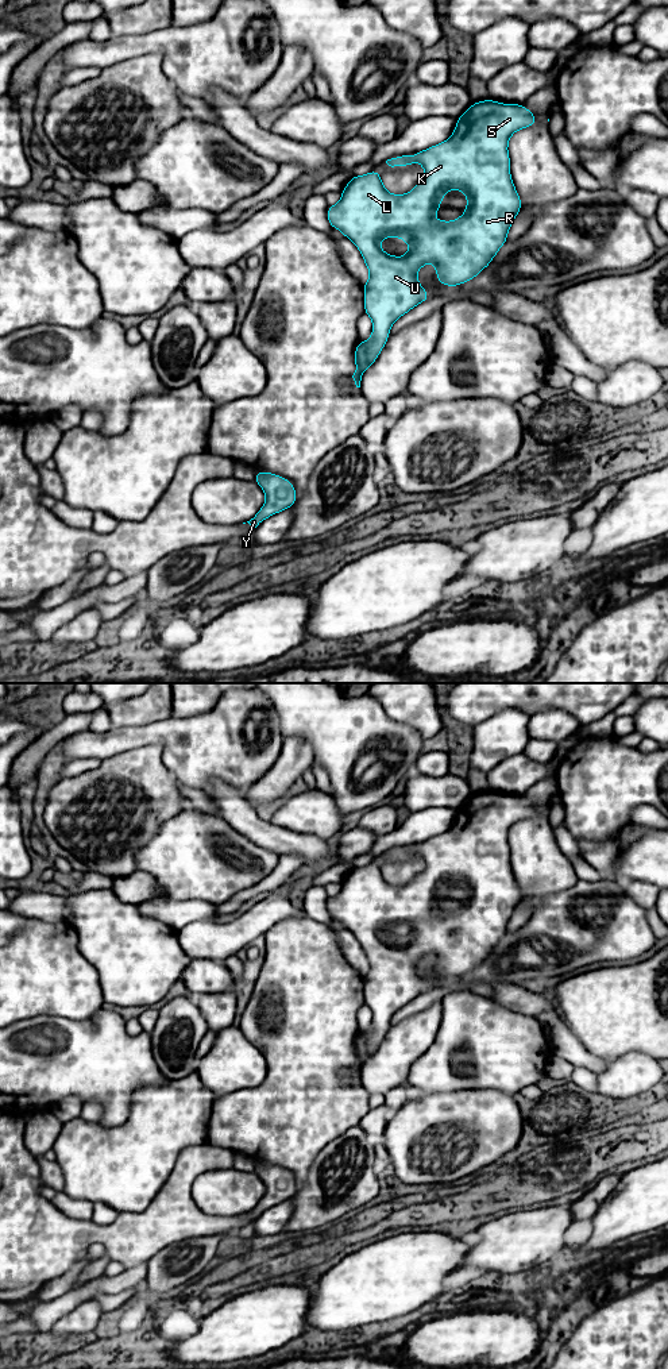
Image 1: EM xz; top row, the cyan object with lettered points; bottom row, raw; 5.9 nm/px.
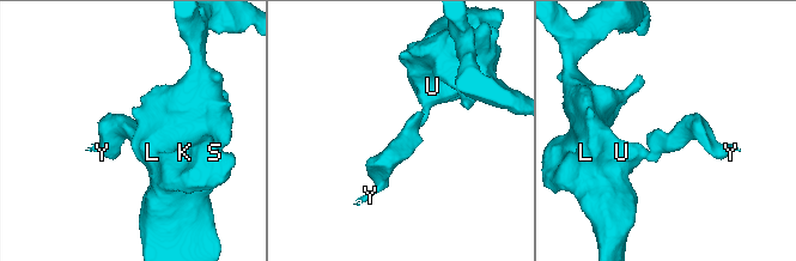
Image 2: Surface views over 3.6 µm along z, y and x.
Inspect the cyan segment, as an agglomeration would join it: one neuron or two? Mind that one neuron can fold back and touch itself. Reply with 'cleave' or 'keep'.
cleave

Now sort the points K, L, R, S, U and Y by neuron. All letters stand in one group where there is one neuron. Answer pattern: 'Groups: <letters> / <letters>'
Groups: K L R S U / Y

